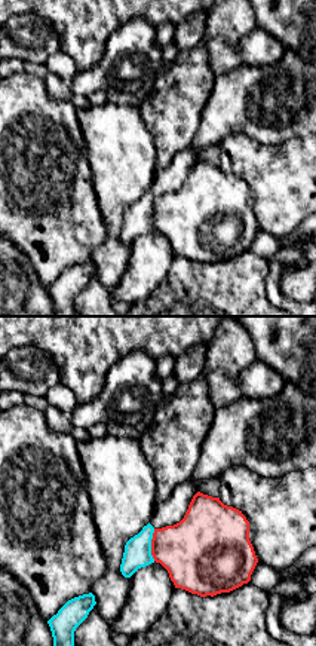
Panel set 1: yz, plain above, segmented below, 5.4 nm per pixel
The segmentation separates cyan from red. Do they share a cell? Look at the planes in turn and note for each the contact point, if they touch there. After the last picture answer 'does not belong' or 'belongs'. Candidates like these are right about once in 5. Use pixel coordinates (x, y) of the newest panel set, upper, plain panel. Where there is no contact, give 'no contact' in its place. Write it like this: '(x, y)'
(150, 213)

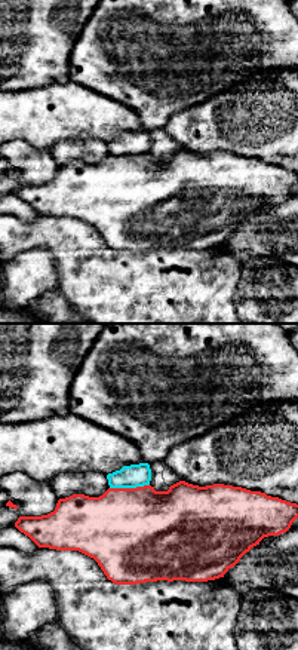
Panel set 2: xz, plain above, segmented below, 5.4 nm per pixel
(129, 155)

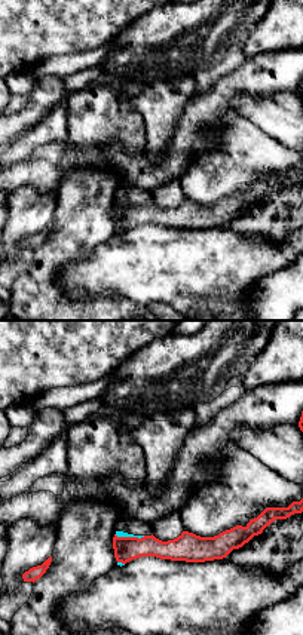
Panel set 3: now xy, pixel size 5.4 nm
(129, 204)

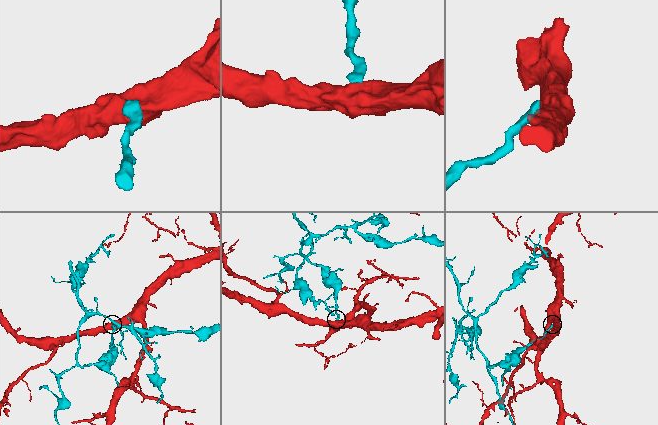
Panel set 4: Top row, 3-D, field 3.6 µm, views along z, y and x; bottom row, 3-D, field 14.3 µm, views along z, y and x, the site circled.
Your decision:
does not belong

